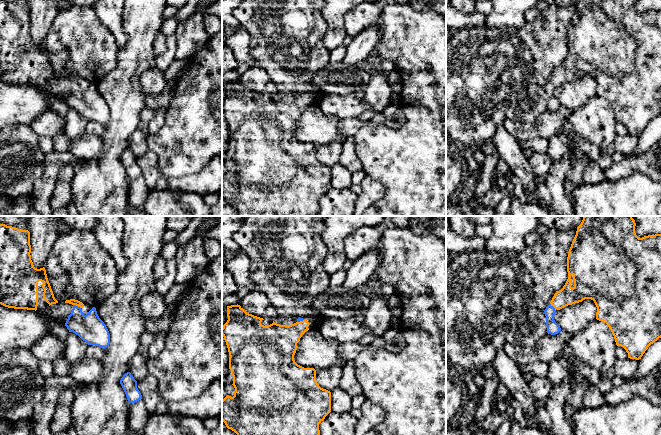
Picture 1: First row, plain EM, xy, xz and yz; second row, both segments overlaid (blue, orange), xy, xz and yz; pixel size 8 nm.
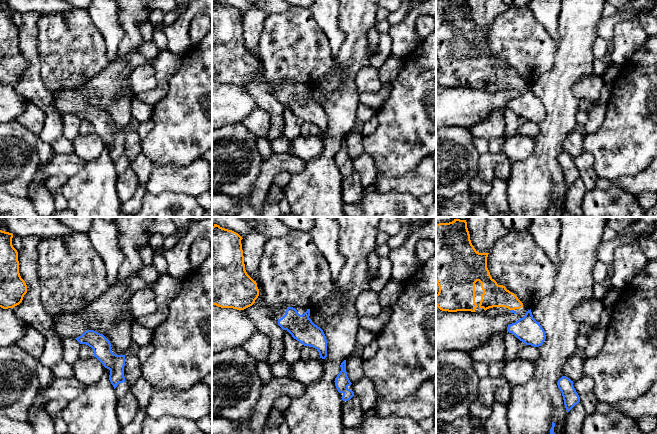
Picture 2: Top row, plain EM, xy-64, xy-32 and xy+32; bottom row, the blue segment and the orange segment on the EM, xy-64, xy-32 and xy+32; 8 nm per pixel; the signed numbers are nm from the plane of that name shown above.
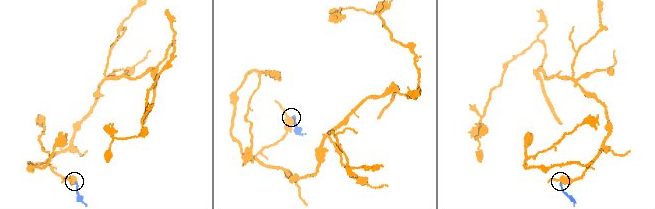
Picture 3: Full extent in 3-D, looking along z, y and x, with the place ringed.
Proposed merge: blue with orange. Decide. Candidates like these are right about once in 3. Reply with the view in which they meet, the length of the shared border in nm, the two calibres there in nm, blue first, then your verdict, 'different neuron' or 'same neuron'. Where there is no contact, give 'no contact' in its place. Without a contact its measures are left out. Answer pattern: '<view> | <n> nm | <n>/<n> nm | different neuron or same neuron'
xy | 70 nm | 220/50 nm | same neuron

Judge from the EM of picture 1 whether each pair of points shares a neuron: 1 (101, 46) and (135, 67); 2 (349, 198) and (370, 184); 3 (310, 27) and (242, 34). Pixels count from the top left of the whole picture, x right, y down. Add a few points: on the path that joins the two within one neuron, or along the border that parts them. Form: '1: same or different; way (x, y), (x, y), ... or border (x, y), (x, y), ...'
1: different; border (119, 48), (116, 65), (103, 75)
2: different; border (358, 196), (355, 205)
3: different; border (240, 25), (248, 34), (249, 54), (251, 56)

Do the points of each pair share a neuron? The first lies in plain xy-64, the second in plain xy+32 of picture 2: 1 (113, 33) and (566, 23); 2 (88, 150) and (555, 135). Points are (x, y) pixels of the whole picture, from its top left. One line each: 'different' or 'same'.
1: different
2: different

